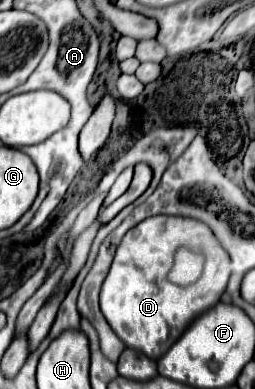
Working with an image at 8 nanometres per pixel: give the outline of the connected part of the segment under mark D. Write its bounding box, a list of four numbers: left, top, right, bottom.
[100,215,230,359]

